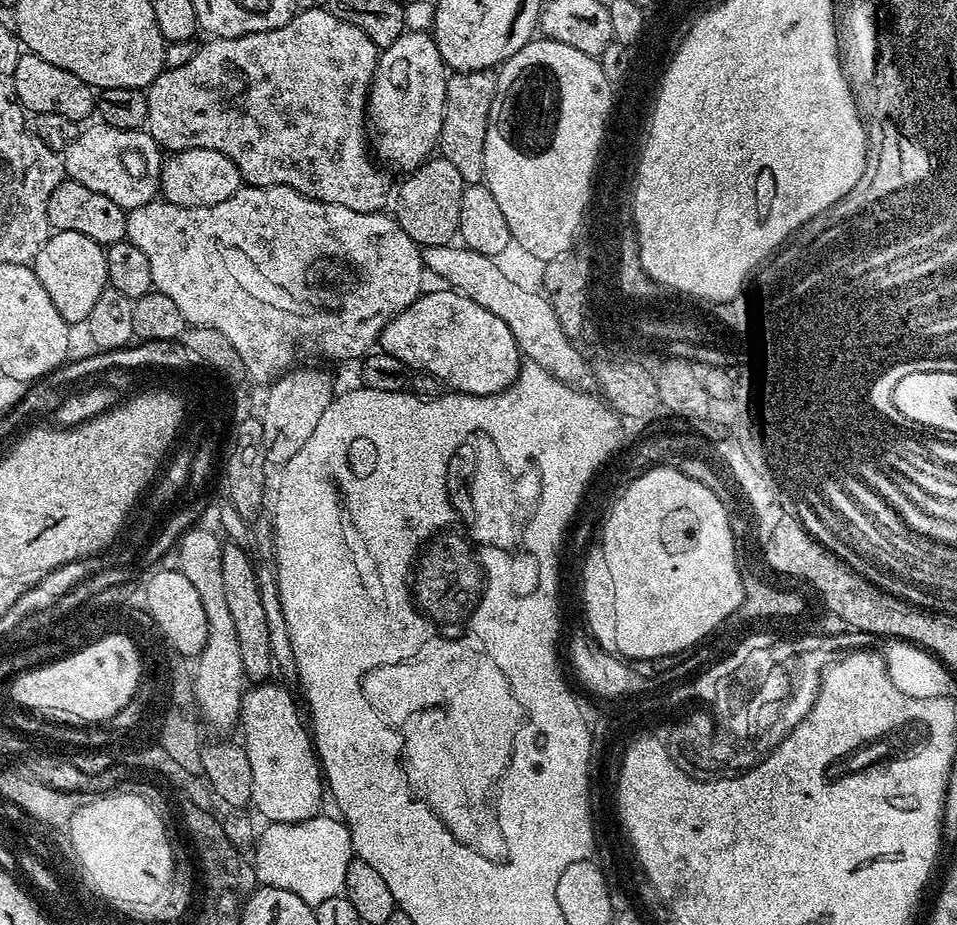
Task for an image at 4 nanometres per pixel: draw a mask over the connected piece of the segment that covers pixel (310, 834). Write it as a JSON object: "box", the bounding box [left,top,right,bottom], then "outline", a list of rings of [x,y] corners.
{"box":[254,814,354,906],"outline":[[[321,814],[293,824],[269,823],[268,829],[261,836],[259,833],[254,840],[254,853],[256,852],[254,867],[257,881],[266,888],[290,890],[290,894],[298,894],[298,898],[302,898],[302,902],[313,906],[326,902],[326,898],[341,895],[346,882],[346,870],[354,859],[354,853],[352,851],[352,839],[343,819],[333,816]]]}

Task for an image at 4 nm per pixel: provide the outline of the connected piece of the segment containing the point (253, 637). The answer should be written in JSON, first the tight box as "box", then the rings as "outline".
{"box":[222,543,272,682],"outline":[[[225,543],[222,550],[222,579],[226,589],[226,603],[234,617],[234,630],[238,633],[238,647],[242,653],[245,677],[252,682],[264,682],[272,672],[272,628],[268,625],[268,612],[264,609],[264,596],[260,593],[260,580],[252,566],[251,555],[238,546]]]}

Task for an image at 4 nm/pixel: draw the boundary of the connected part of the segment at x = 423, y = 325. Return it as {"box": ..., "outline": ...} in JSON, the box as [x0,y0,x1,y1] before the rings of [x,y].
{"box":[379,291,522,396],"outline":[[[425,291],[411,306],[399,312],[381,332],[379,347],[386,354],[394,354],[394,358],[406,362],[409,370],[415,370],[417,373],[428,372],[432,376],[437,376],[441,385],[457,392],[475,396],[505,392],[520,377],[522,363],[520,343],[510,330],[510,326],[506,326],[506,322],[502,322],[498,314],[490,314],[490,310],[478,306],[478,302],[466,298],[461,292],[443,291]]]}

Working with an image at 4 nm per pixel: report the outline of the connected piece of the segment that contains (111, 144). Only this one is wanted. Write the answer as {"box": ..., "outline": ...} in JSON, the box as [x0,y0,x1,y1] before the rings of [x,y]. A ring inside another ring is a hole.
{"box":[62,122,162,210],"outline":[[[96,122],[93,128],[85,127],[78,132],[63,149],[62,159],[67,179],[90,190],[98,190],[98,194],[106,194],[110,202],[118,202],[118,206],[125,210],[146,206],[157,199],[160,192],[162,149],[146,130],[118,130]]]}

